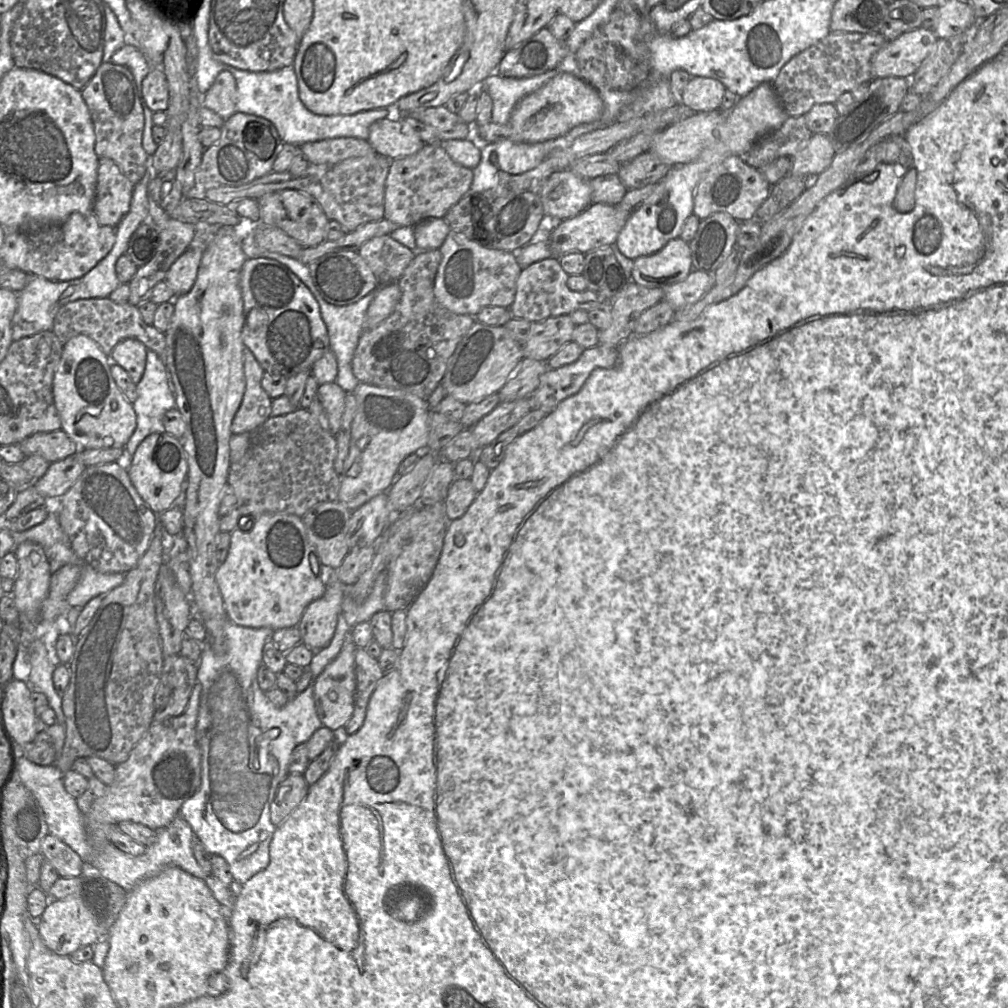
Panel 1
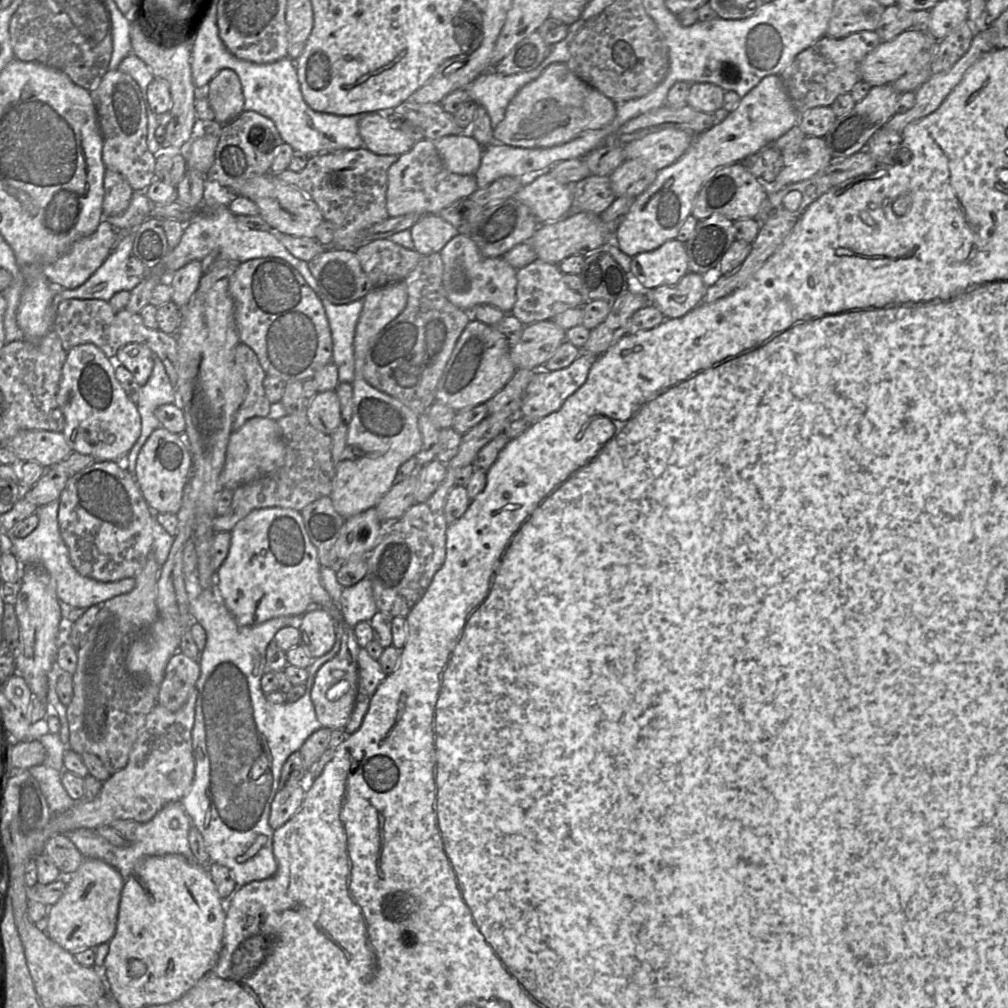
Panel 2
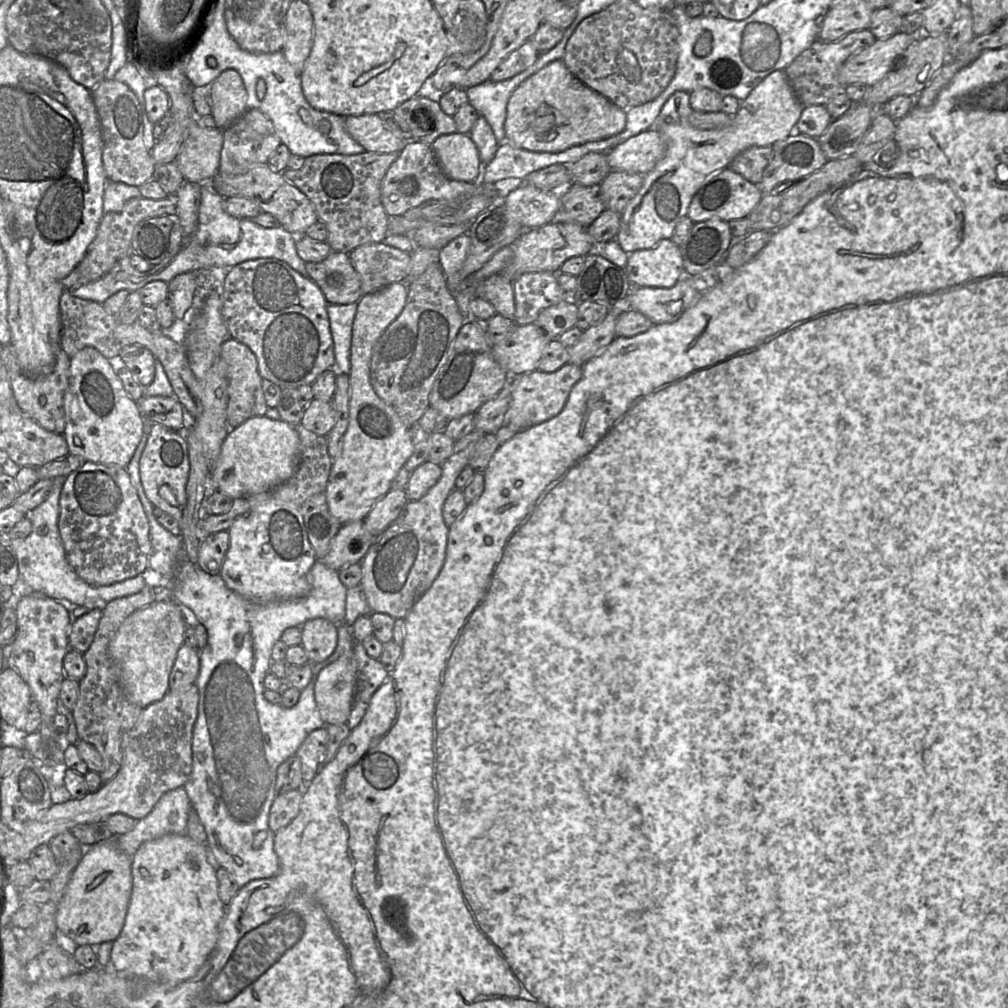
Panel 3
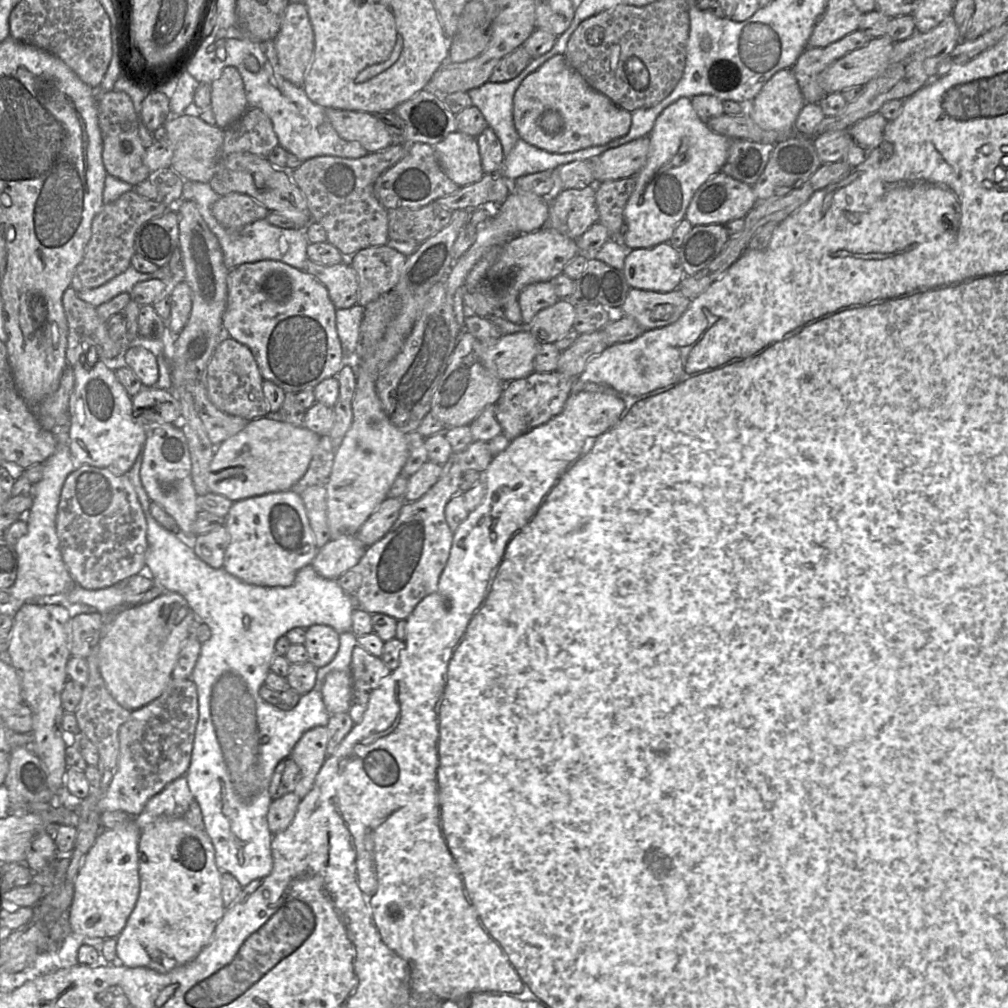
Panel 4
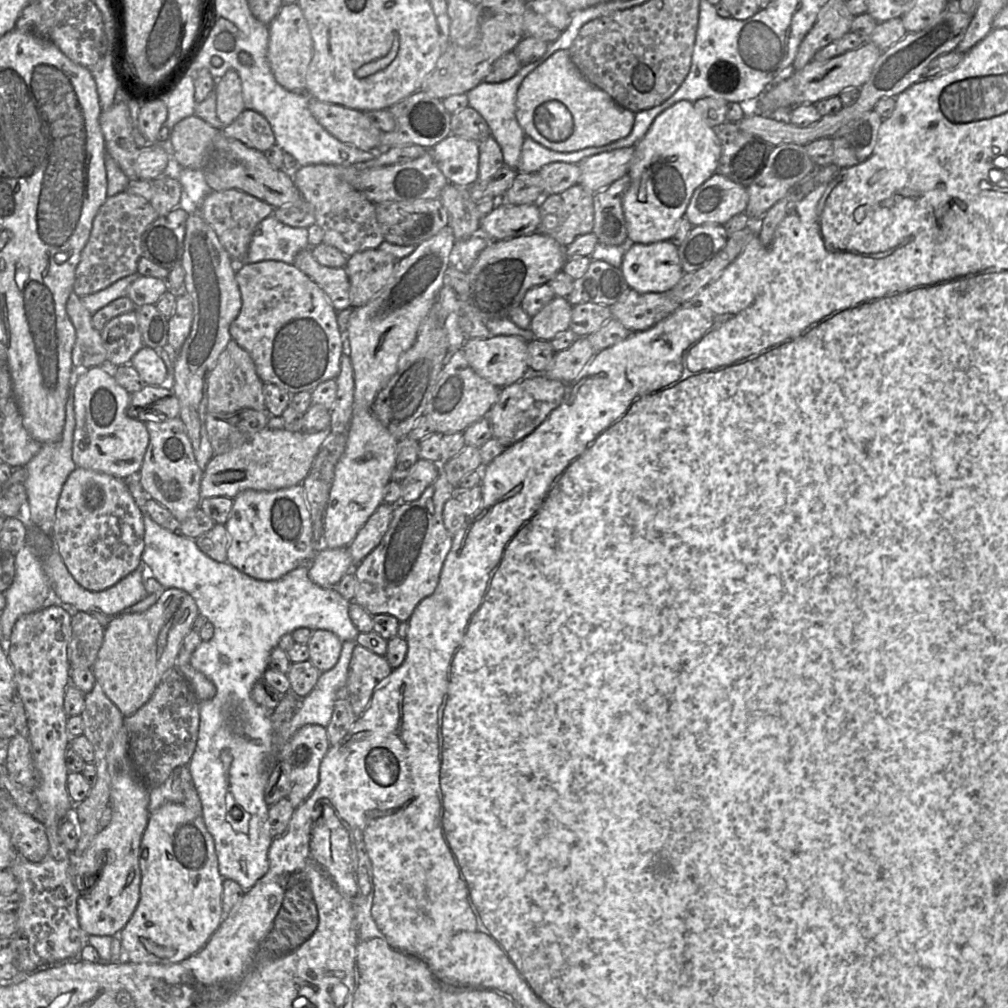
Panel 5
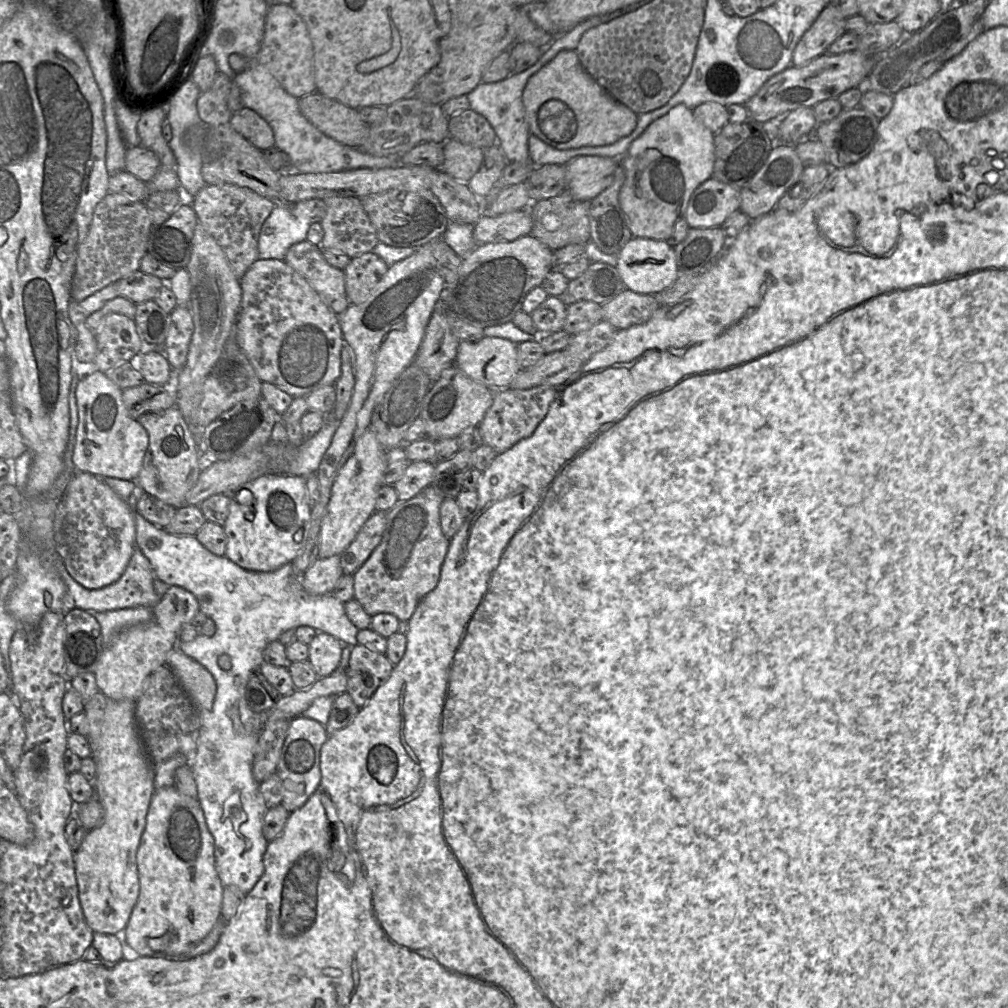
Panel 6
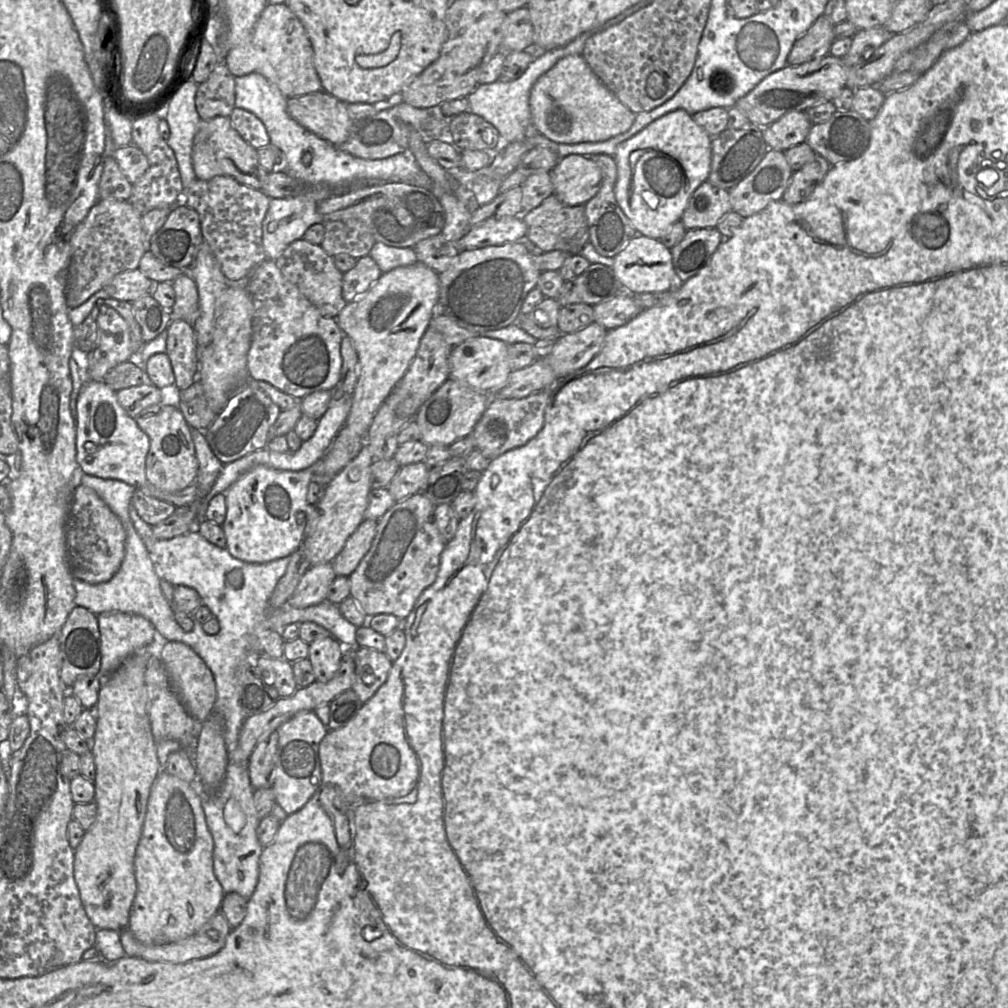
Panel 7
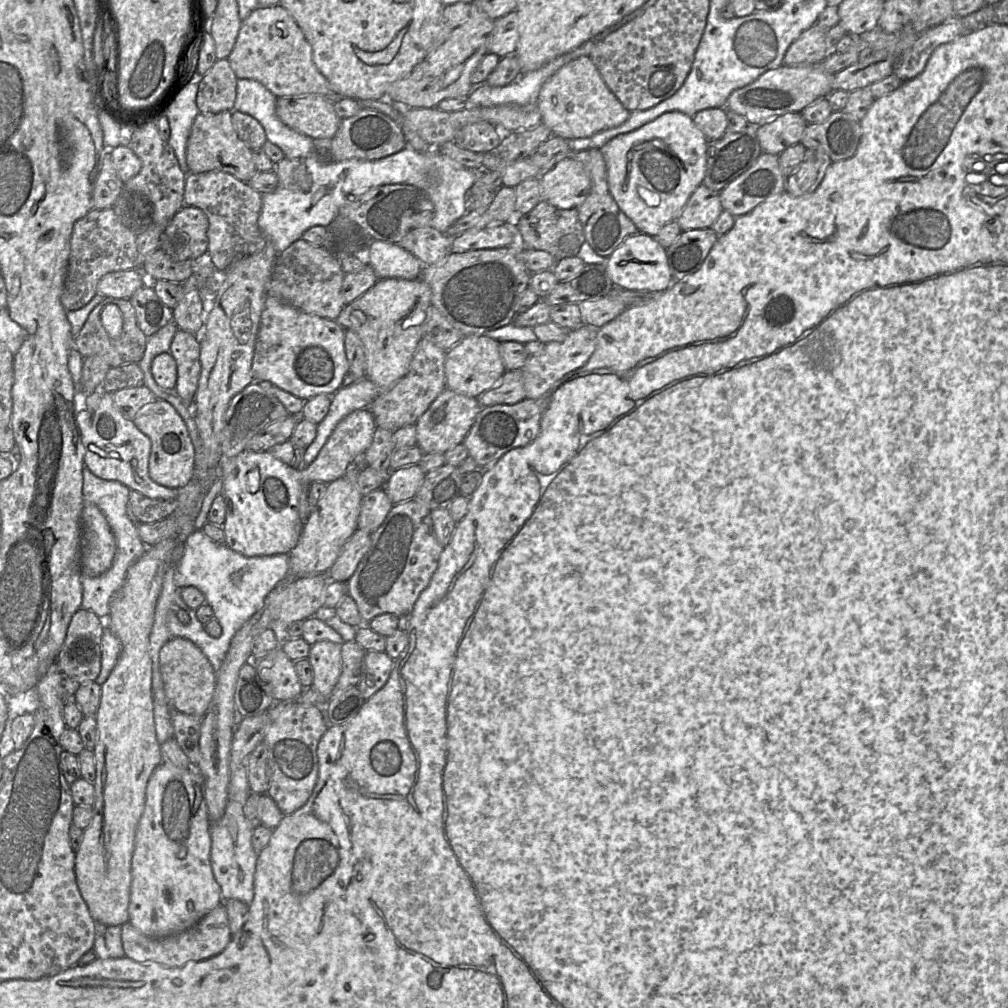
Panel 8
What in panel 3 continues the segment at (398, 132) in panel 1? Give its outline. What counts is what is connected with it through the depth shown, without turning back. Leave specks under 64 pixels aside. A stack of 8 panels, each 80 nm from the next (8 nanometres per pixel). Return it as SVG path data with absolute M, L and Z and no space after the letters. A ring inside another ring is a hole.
M377 114L347 116L345 127L348 134L367 152L400 153L407 142L391 131Z

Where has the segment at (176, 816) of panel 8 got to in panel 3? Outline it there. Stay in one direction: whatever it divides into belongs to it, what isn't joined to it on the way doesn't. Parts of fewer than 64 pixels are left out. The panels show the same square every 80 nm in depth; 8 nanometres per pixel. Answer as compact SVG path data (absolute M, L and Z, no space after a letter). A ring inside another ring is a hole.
M166 834L146 841L132 857L132 877L125 922L112 945L112 969L164 985L177 985L191 979L216 946L227 906L219 897L216 866L208 857L208 847L196 843L188 834Z

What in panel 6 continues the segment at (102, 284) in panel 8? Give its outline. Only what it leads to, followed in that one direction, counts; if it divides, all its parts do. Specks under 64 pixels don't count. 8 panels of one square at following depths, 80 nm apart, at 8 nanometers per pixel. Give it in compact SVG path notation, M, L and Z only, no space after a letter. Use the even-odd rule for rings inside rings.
M140 270L117 281L120 295L139 304L154 300L160 292L163 281L157 276L146 274Z

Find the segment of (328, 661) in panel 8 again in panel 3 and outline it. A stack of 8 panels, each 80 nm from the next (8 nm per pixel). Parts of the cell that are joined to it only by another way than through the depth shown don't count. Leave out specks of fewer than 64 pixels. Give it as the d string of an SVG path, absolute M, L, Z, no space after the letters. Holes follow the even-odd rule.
M324 618L308 620L301 627L302 643L309 663L326 660L336 649L338 624Z

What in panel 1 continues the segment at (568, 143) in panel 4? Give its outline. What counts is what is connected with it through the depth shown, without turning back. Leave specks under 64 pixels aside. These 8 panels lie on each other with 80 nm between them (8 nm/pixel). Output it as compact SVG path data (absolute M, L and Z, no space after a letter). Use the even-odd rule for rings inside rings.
M560 72L543 87L522 98L505 124L488 123L473 126L479 143L510 140L516 143L541 143L556 139L574 127L599 120L604 104L596 89L575 74Z

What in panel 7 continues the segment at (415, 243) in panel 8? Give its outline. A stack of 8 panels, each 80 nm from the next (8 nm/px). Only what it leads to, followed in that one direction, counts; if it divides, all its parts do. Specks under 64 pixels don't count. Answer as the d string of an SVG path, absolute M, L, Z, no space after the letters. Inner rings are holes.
M442 234L420 241L413 250L417 255L418 262L437 273L445 271L460 252L456 243L446 240Z

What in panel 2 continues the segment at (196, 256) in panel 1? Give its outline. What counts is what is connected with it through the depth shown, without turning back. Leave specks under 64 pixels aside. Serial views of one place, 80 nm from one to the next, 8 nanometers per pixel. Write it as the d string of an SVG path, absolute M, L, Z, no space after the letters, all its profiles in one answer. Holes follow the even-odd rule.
M194 260L173 272L167 280L162 280L160 283L169 284L172 287L171 300L178 308L183 309L197 290L205 270L206 267L202 261Z

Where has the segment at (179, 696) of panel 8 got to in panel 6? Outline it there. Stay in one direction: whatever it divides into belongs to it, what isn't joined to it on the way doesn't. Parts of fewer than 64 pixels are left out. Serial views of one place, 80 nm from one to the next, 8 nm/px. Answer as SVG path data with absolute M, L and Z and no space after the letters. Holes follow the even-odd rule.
M173 648L166 658L178 682L198 710L210 710L216 696L216 682L213 675L199 662Z

